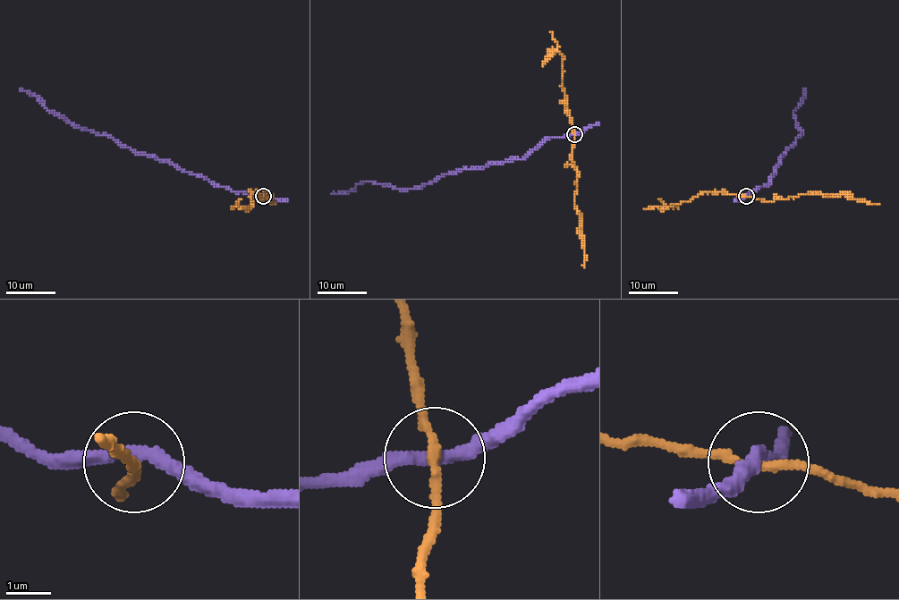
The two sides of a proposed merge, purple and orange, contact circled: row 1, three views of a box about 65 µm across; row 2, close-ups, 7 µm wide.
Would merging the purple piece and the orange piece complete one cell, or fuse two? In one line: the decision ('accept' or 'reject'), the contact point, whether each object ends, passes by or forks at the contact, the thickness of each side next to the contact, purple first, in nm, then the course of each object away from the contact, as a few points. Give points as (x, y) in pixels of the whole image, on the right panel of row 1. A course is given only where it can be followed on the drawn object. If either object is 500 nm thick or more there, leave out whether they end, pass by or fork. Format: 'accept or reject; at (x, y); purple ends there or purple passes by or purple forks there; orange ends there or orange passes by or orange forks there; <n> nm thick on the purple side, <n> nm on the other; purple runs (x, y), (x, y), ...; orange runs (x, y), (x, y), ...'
reject; at (746, 196); purple passes by; orange passes by; 300 nm thick on the purple side, 190 nm on the other; purple runs (746, 196), (770, 180), (785, 153), (800, 136), (794, 113), (805, 97), (806, 88); orange runs (746, 196), (773, 202), (779, 198), (819, 192), (849, 195), (855, 199), (878, 205)

